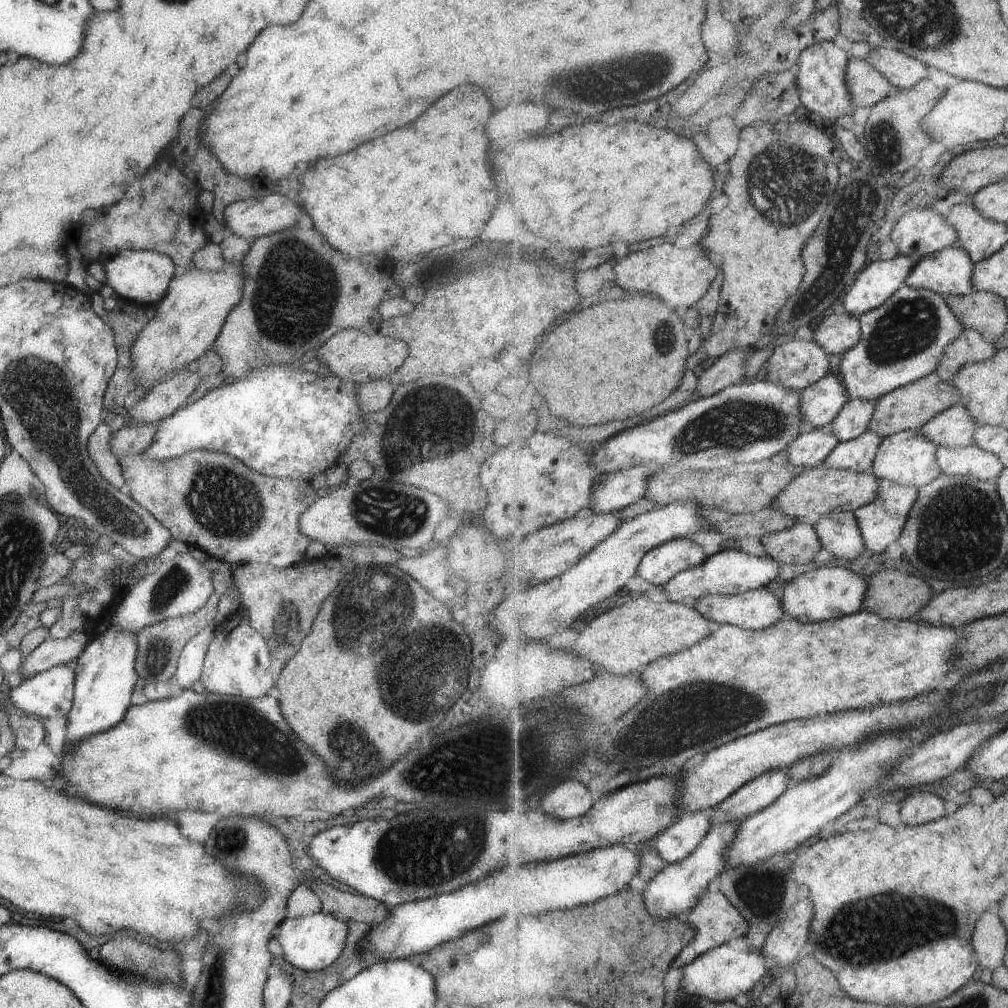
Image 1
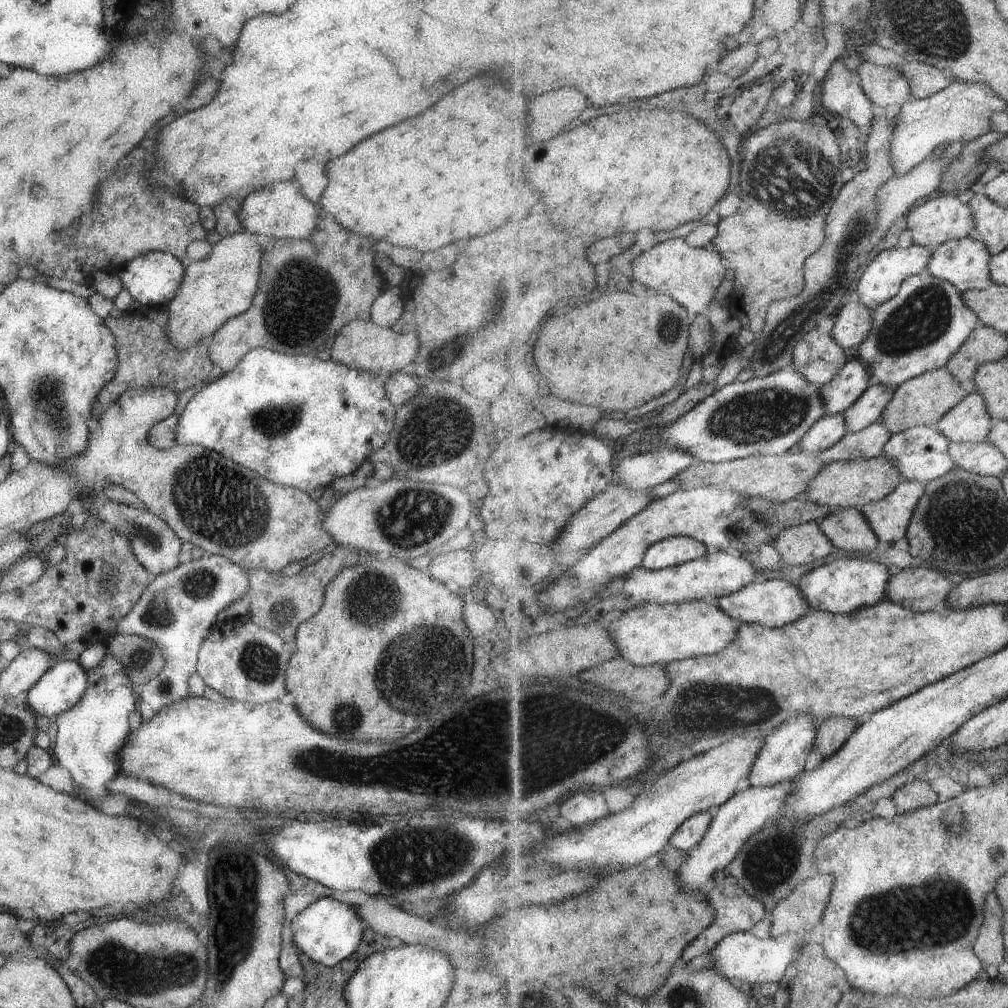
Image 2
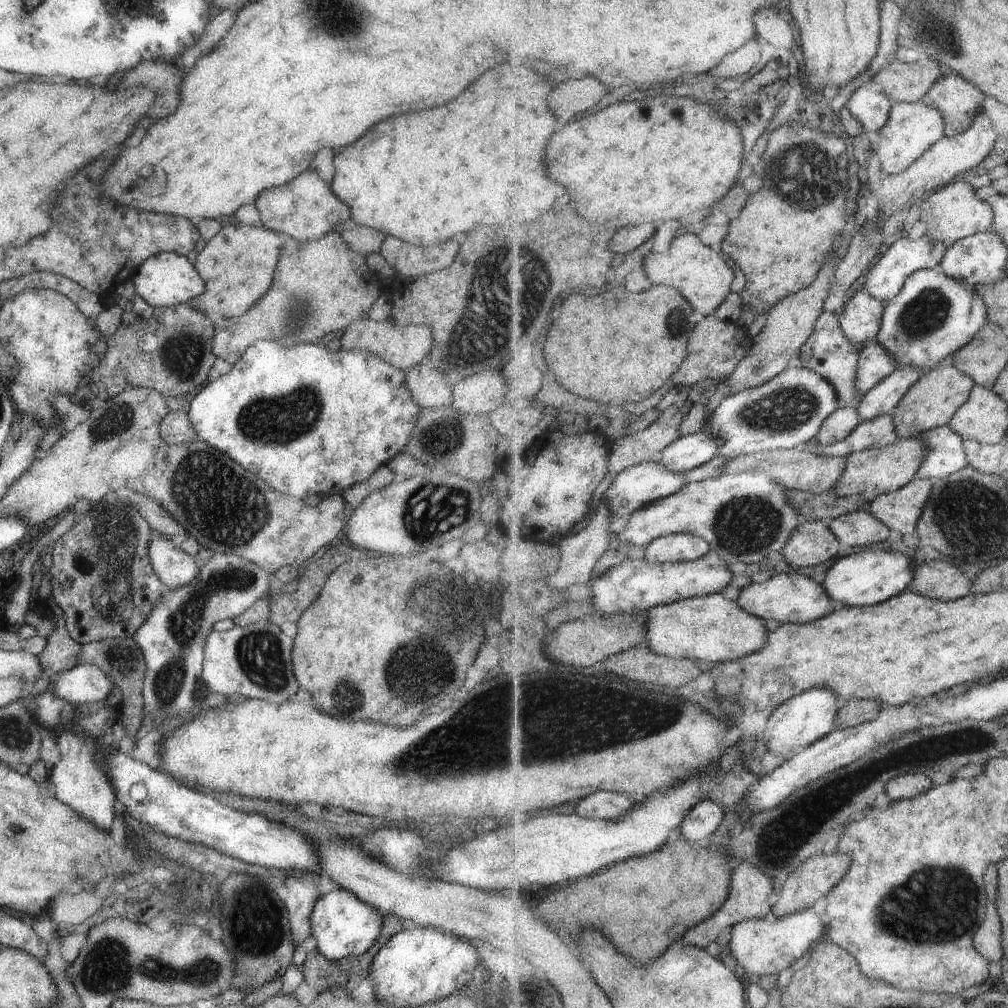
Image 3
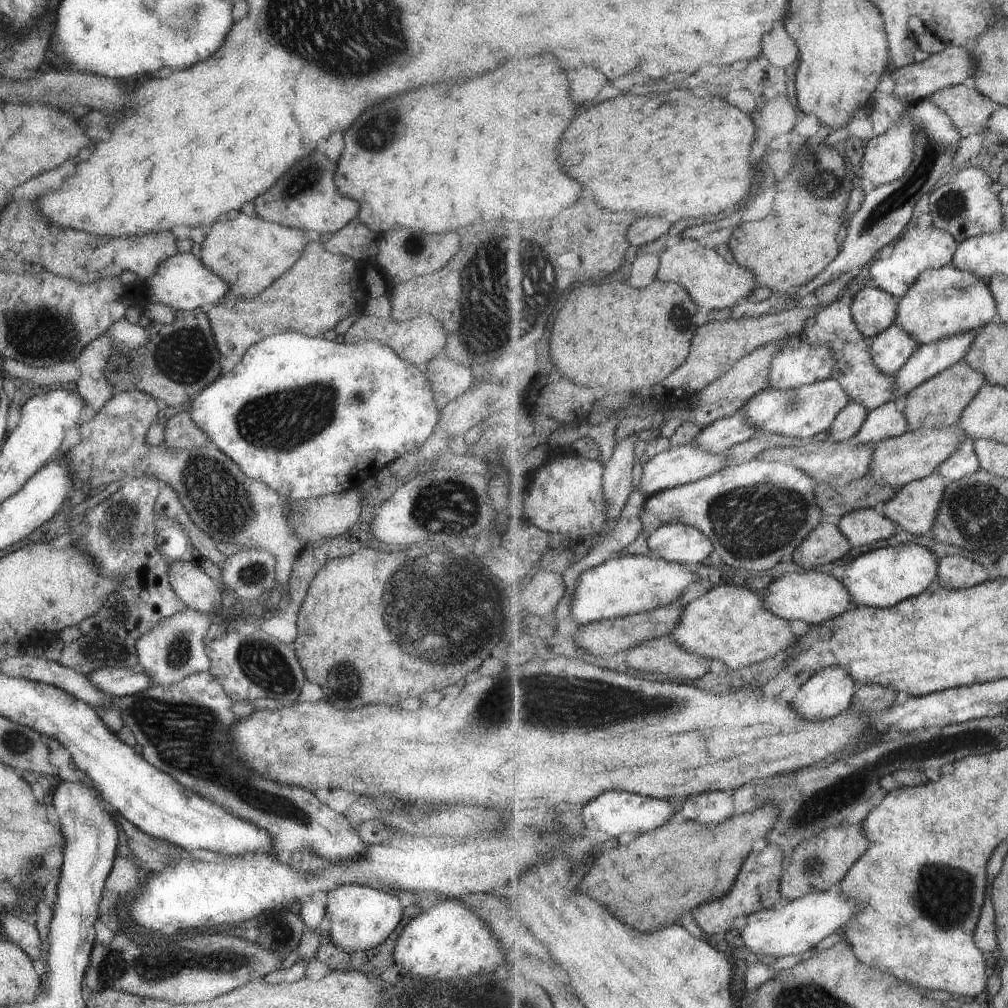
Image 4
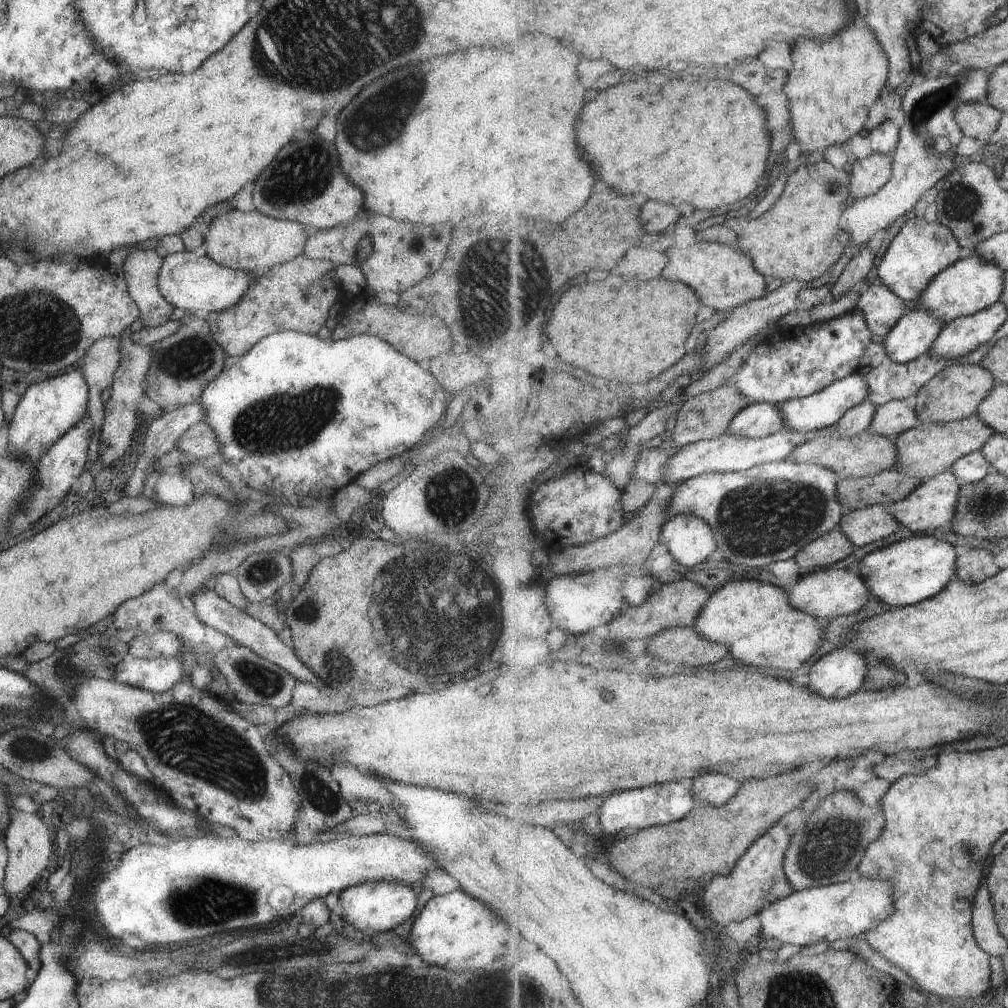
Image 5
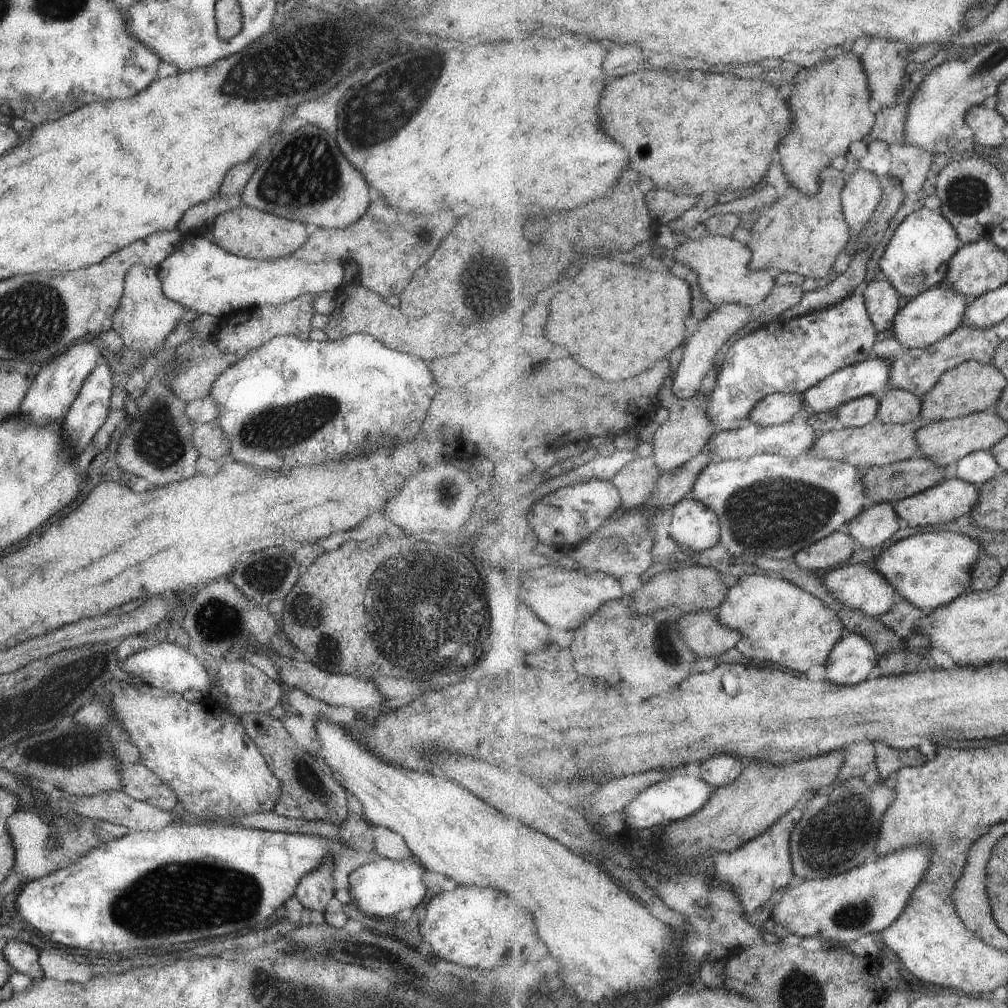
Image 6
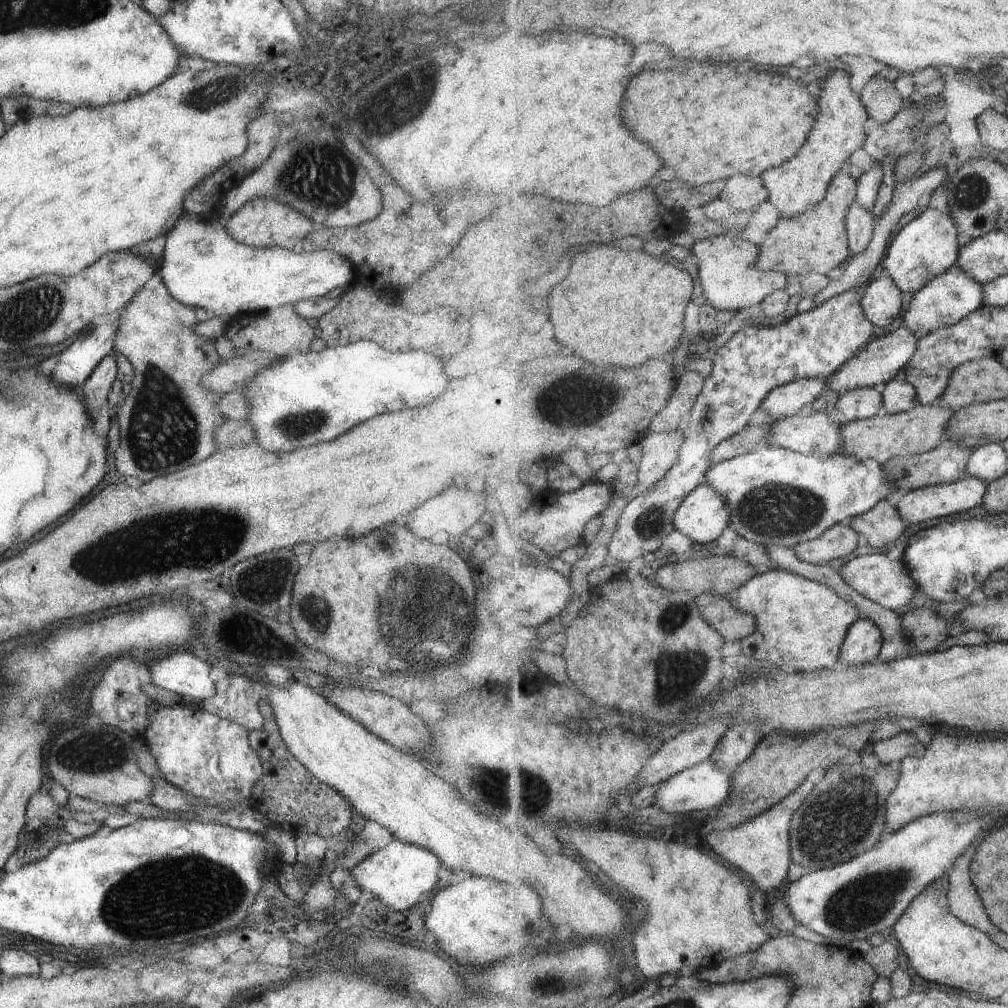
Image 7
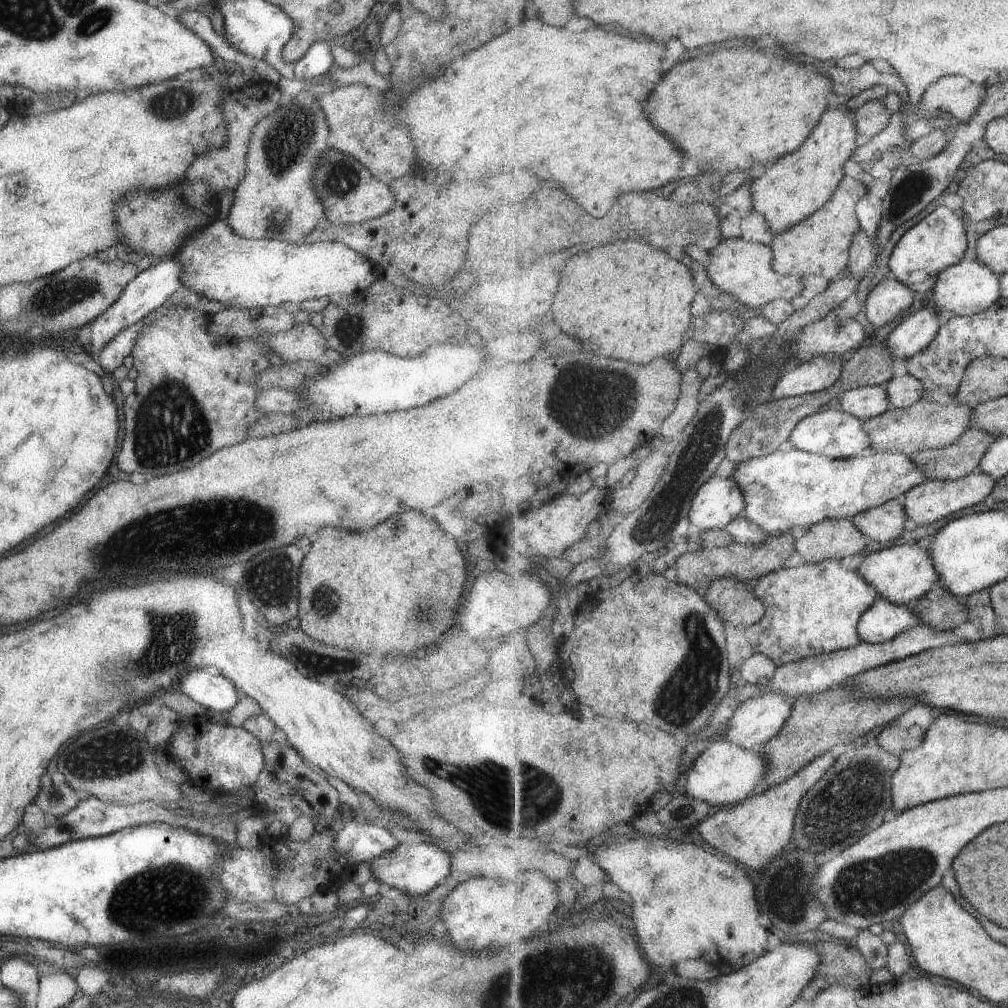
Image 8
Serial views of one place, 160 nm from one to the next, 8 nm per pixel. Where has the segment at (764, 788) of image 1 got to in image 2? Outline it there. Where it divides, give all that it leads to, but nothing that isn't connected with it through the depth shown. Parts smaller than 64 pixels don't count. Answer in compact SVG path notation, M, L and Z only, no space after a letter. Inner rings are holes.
M802 715L795 721L781 724L779 729L764 735L765 746L755 758L751 774L747 776L749 788L772 787L795 780L797 776L810 768L814 760L815 737L820 722L813 715Z

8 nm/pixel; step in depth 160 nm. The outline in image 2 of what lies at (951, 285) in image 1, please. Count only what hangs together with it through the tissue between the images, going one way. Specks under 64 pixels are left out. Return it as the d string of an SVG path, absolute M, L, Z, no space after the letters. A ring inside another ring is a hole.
M969 236L930 247L930 250L932 251L932 257L928 264L927 273L932 277L954 284L962 293L975 289L987 290L994 285L990 271L993 255L988 251L988 246L985 246L984 242Z

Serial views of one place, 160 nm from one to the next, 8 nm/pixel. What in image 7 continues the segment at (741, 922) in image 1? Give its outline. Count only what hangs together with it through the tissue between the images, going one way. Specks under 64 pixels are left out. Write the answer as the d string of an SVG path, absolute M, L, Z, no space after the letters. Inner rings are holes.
M812 775L805 780L793 794L789 794L785 800L781 800L777 806L769 808L767 812L735 826L735 828L727 828L727 830L712 829L707 833L707 843L713 848L721 858L725 858L725 862L731 862L737 870L745 872L755 886L755 894L759 894L759 890L769 892L769 890L777 890L781 886L781 882L787 878L789 874L789 866L791 866L791 838L790 831L792 826L793 814L805 804L805 800L809 799L809 794L813 793L818 783L818 778Z

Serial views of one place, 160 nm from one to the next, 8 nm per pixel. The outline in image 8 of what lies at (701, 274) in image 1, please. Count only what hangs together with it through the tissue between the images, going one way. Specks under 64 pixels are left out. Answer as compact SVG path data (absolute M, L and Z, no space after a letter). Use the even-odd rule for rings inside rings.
M743 238L723 239L715 244L712 249L708 248L708 253L709 261L706 267L712 283L719 286L723 292L735 296L735 300L745 302L745 306L760 308L767 304L771 304L773 300L785 299L790 301L795 297L804 296L805 294L803 278L801 278L801 276L781 275L773 269L774 253L769 245L758 243L757 241L743 240Z

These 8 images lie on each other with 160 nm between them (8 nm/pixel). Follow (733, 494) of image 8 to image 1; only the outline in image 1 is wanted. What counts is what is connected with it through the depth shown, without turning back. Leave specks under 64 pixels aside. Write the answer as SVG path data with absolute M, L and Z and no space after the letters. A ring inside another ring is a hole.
M681 537L645 554L638 575L648 583L663 587L683 570L700 566L707 560L703 546Z

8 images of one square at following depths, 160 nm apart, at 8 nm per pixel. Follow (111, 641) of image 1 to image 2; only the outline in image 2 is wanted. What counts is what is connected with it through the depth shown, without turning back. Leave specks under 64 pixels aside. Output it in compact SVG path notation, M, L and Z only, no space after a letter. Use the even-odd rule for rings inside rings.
M106 652L95 668L86 670L86 687L79 700L74 702L69 710L56 716L55 745L51 748L50 754L53 761L67 769L70 774L74 784L74 792L71 796L92 804L93 799L104 797L104 794L107 793L105 781L111 780L119 772L118 750L129 734L127 715L134 709L135 695L123 665L115 657L112 657L111 653Z

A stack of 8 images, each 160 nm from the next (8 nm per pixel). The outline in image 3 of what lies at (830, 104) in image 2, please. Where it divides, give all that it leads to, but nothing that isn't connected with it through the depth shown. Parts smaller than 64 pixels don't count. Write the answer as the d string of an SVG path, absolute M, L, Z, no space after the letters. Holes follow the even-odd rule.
M861 86L854 91L845 106L855 120L873 136L889 122L894 103L885 93Z

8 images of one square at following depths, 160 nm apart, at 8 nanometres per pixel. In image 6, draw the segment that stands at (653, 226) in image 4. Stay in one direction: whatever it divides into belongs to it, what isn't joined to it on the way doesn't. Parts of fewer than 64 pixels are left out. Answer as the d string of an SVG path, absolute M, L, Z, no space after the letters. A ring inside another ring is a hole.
M651 188L646 194L651 217L661 225L670 225L677 221L683 212L691 210L689 200L691 198L688 195L674 194L661 188Z

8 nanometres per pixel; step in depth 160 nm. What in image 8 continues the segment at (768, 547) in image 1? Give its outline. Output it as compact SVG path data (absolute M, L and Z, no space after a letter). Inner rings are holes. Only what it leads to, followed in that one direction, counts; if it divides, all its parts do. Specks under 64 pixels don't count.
M847 518L813 524L796 539L796 551L806 563L855 556L866 546L865 534Z

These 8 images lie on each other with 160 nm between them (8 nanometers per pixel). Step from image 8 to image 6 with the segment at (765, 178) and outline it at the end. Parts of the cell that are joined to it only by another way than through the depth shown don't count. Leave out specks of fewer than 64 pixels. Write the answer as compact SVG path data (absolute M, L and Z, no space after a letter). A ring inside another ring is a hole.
M839 50L839 56L795 74L795 92L789 100L795 120L778 148L780 167L789 186L813 196L821 190L824 170L832 167L835 158L848 154L852 142L864 141L876 126L876 116L869 108L871 92L864 64L855 52L841 54Z

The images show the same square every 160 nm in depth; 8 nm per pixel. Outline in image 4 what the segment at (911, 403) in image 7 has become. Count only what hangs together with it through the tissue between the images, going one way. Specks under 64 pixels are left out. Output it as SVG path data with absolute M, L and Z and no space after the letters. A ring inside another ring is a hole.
M891 401L868 414L865 425L852 442L877 444L891 438L899 438L910 431L912 431L912 427L907 416L899 410L899 406L895 402Z

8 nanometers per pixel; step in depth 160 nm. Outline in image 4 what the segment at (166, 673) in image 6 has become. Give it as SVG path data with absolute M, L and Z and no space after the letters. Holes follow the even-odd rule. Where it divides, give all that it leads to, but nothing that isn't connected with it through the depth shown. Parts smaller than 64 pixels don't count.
M103 667L92 670L85 676L90 684L96 686L102 693L119 698L132 695L154 684L152 679L138 667L133 670L119 667Z

